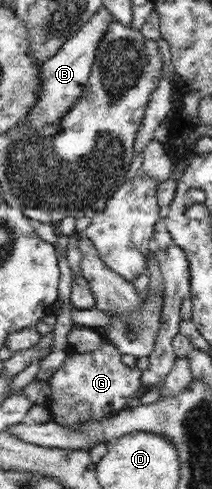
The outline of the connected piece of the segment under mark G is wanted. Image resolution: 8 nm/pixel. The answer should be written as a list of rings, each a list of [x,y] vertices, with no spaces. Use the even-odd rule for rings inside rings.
[[[108,342],[102,345],[100,351],[94,353],[78,353],[70,350],[63,364],[48,381],[51,386],[49,401],[52,403],[52,408],[50,409],[54,409],[56,416],[53,421],[62,425],[80,425],[88,419],[101,419],[128,407],[128,399],[132,399],[134,393],[140,391],[143,385],[143,371],[137,366],[137,362],[132,367],[125,365],[120,355],[117,348]]]

